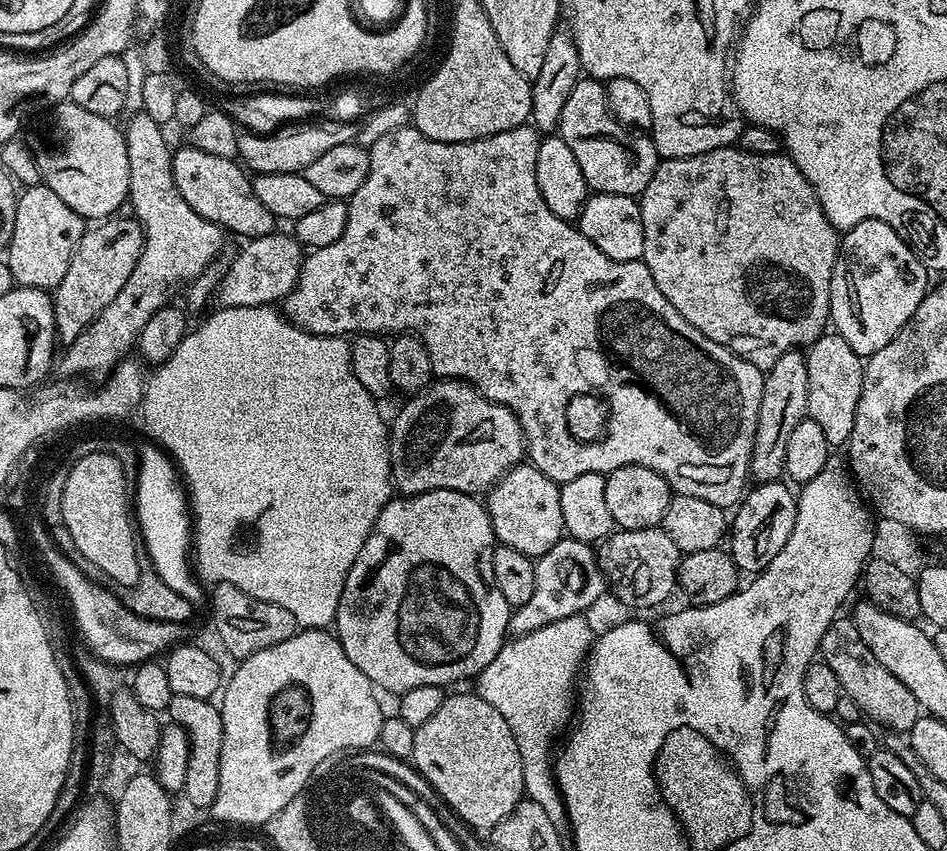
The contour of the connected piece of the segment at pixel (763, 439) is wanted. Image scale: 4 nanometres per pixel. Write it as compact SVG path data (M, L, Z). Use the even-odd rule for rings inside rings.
M793 350L782 354L774 366L764 372L762 386L762 406L758 406L758 426L754 436L752 451L751 479L756 482L780 480L784 476L786 445L790 433L805 420L808 414L808 383L806 379L807 355Z

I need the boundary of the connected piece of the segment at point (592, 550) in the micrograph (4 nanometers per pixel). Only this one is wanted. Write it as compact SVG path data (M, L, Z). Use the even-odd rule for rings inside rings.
M561 538L549 552L542 554L536 560L534 570L534 594L526 606L513 611L510 622L508 623L509 633L513 637L525 636L534 630L542 630L542 626L550 626L550 622L562 622L562 618L570 618L587 613L587 608L592 608L604 596L606 581L604 572L600 569L598 552L595 547L581 540L571 538Z

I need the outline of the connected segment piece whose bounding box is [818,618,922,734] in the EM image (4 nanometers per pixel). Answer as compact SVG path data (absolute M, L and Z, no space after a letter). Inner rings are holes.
M837 618L832 621L826 634L822 634L818 652L824 664L830 666L834 674L838 674L841 693L854 698L854 702L858 702L861 713L869 721L877 725L885 724L885 729L901 734L907 734L914 726L914 722L918 722L922 714L918 698L914 698L911 690L902 682L898 682L898 678L894 678L894 674L890 674L890 670L886 670L886 666L882 666L878 658L874 658L870 646L862 642L862 634L858 634L850 618L844 620Z

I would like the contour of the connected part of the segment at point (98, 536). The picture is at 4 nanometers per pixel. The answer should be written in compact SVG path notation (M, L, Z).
M92 453L86 454L81 460L71 461L70 467L68 468L68 477L66 478L66 490L62 490L62 518L66 524L66 530L70 530L70 538L74 538L74 543L78 546L80 553L84 555L88 561L94 562L94 566L98 566L98 570L110 574L113 585L121 584L127 588L133 588L138 582L142 571L142 563L140 564L140 554L142 558L142 552L140 548L139 550L136 549L136 542L138 546L138 532L134 527L133 513L131 511L128 513L128 506L130 510L130 480L124 476L123 466L120 464L118 457L112 457L106 453Z

